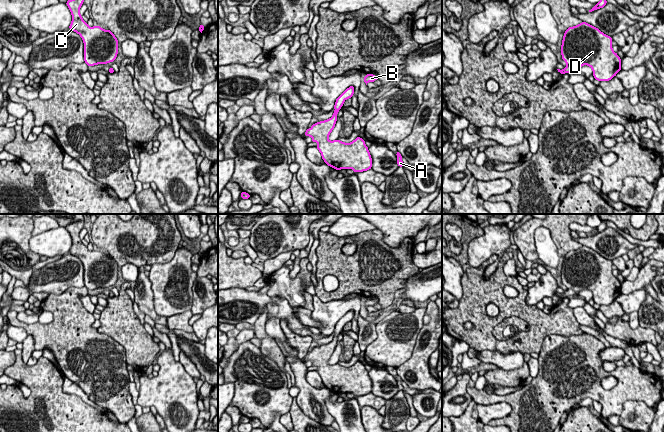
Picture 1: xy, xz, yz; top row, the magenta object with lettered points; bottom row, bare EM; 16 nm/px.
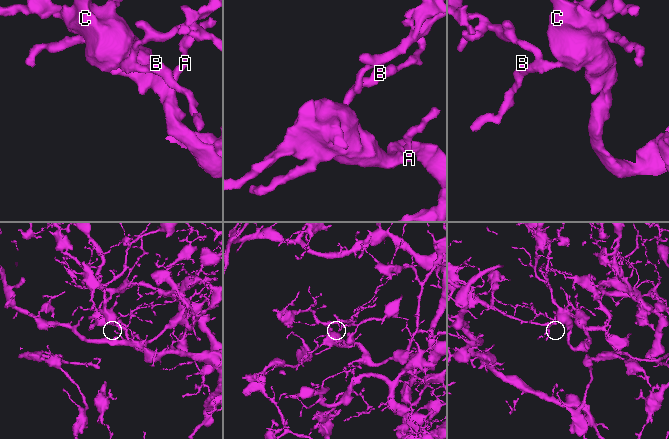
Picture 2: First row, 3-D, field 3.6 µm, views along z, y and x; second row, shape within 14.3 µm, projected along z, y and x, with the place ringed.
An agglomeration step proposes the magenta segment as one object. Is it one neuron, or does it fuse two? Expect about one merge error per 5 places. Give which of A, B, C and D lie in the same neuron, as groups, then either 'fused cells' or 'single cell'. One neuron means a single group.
A B C D; single cell

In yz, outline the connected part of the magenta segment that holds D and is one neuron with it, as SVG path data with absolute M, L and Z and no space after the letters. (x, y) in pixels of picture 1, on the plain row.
M582 245L565 255L561 279L567 290L557 294L561 298L579 297L580 291L588 289L593 294L594 303L609 305L621 294L621 283L612 270L612 261Z

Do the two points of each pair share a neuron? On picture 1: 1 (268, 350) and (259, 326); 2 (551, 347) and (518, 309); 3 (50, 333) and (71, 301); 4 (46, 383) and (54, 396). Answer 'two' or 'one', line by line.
1: one
2: two
3: one
4: one

